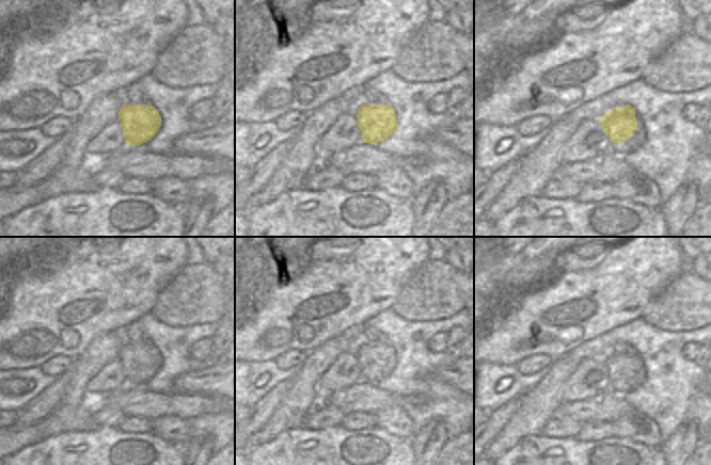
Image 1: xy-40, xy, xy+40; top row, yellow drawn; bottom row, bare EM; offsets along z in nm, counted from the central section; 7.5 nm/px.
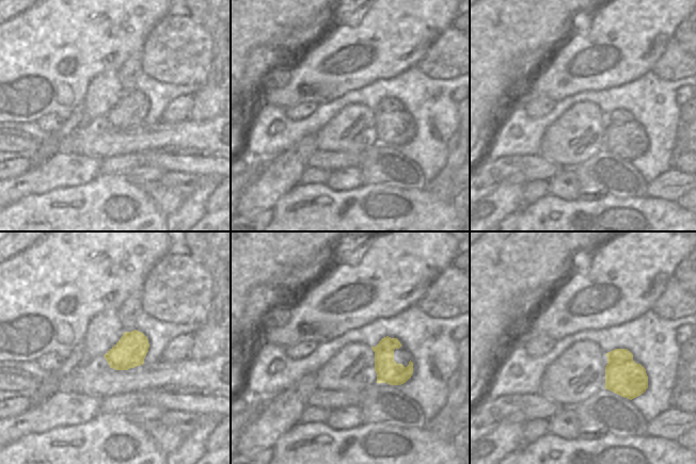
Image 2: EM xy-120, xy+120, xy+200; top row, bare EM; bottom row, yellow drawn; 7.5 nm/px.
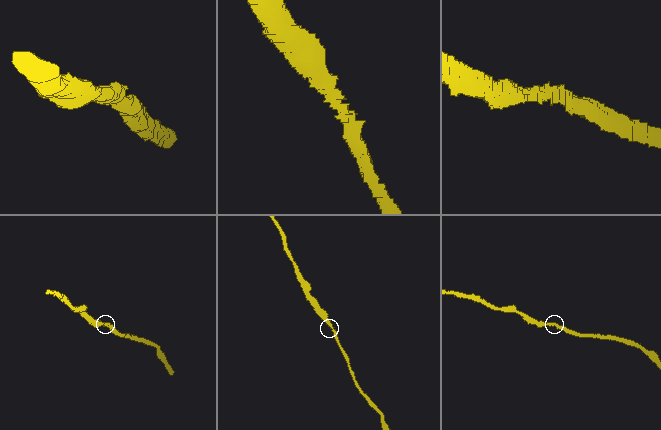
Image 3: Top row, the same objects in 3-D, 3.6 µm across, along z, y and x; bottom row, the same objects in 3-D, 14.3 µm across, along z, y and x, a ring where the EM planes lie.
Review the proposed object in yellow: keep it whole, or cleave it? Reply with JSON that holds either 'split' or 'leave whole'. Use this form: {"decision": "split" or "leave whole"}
{"decision": "leave whole"}

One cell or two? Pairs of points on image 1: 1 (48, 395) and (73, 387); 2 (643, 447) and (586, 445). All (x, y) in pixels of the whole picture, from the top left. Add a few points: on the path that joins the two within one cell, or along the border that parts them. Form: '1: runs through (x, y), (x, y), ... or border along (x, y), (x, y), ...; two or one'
1: border along (63, 378), (59, 401), (51, 411); two
2: runs through (629, 447), (600, 447); one

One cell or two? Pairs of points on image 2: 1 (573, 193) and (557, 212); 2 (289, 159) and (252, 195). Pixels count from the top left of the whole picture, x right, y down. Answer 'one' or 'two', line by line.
1: two
2: one

